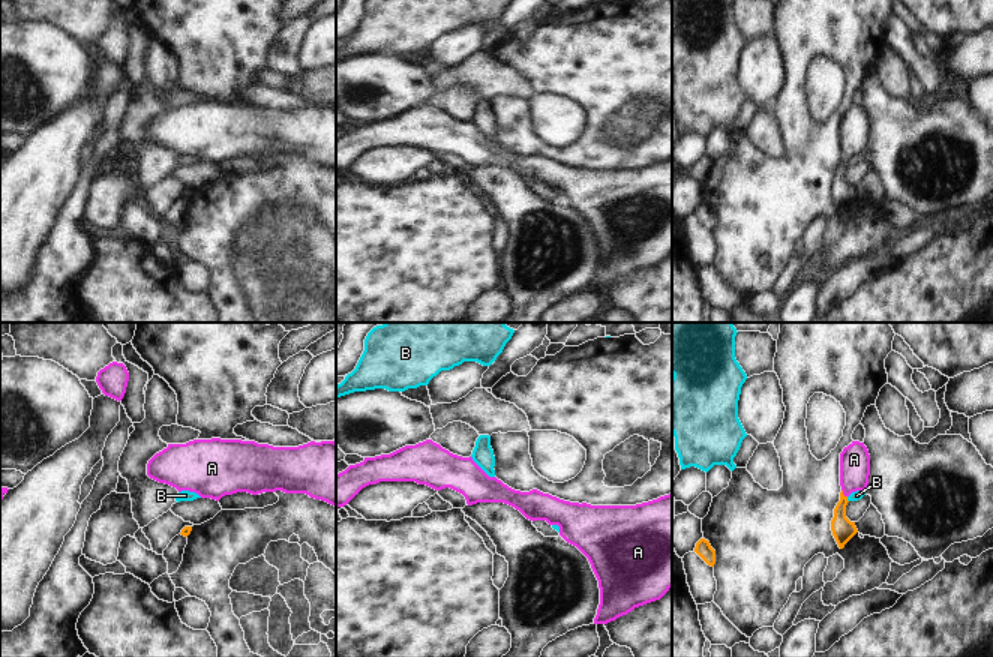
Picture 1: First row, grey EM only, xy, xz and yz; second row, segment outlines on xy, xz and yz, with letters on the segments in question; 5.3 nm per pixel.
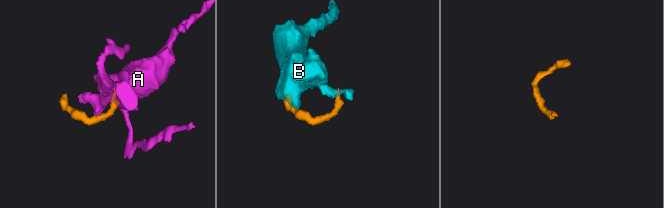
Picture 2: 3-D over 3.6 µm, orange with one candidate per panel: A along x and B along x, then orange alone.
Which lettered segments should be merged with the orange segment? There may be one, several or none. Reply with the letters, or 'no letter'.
A

